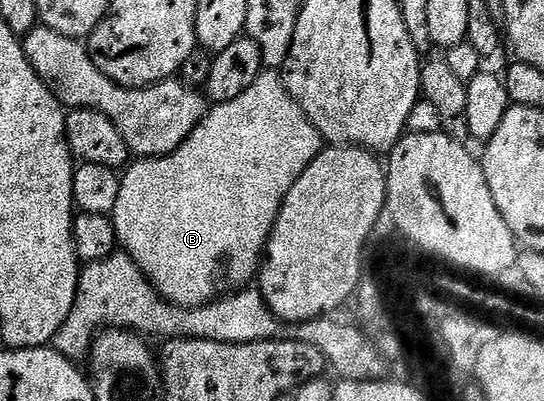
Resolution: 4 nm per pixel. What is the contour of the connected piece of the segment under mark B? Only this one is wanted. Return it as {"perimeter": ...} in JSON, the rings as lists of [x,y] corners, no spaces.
{"perimeter":[[[261,71],[248,87],[237,98],[229,102],[213,104],[205,112],[198,124],[192,128],[184,142],[173,153],[165,157],[150,157],[137,160],[123,170],[117,187],[117,199],[111,211],[112,229],[116,232],[119,248],[127,254],[129,260],[140,268],[140,274],[149,286],[163,300],[177,307],[191,307],[206,305],[209,301],[217,300],[229,290],[236,291],[243,288],[251,279],[257,276],[260,262],[264,255],[264,246],[268,244],[268,237],[276,222],[276,216],[284,197],[294,187],[294,183],[306,171],[306,167],[320,153],[322,138],[320,132],[308,121],[308,116],[297,107],[295,99],[284,90],[281,74],[276,71]]]}

